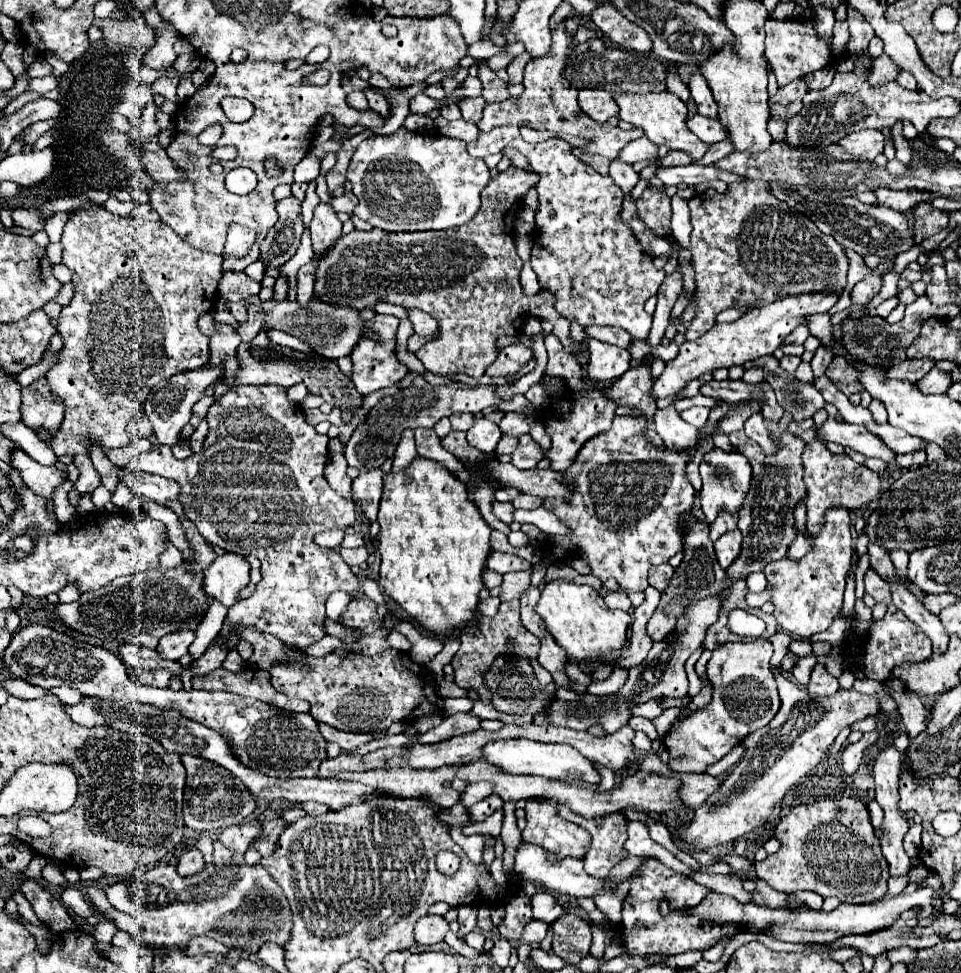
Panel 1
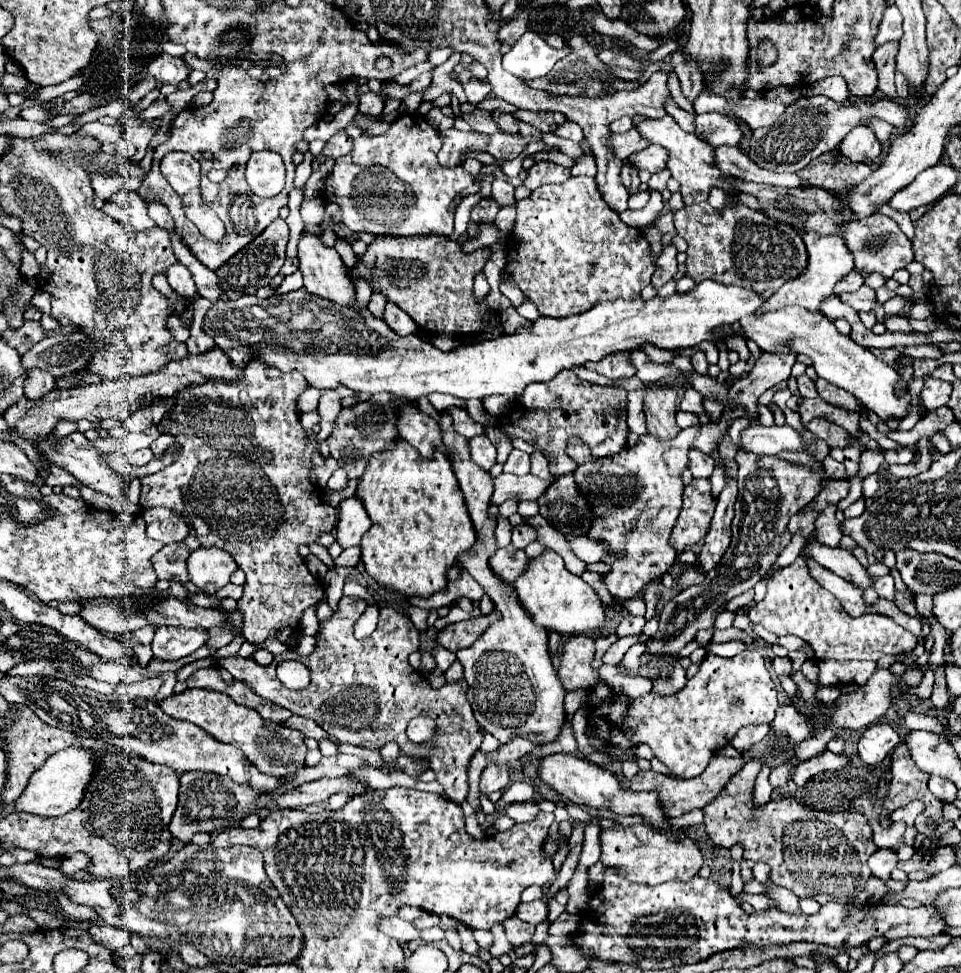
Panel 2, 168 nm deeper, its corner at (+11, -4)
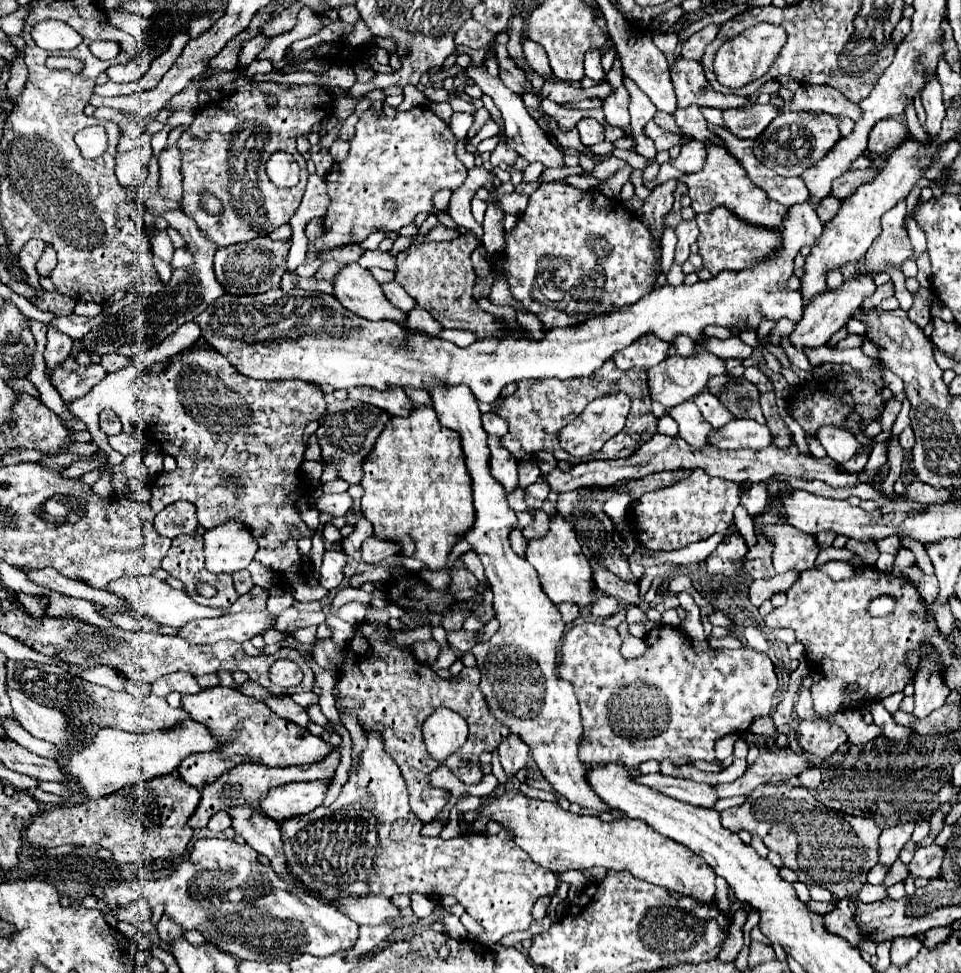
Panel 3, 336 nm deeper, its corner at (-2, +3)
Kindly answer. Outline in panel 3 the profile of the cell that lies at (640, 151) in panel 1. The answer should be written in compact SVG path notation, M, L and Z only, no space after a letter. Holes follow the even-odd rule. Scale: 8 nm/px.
M691 141L681 147L681 155L677 161L673 161L673 167L677 167L679 171L695 173L703 169L703 163L705 163L705 143Z

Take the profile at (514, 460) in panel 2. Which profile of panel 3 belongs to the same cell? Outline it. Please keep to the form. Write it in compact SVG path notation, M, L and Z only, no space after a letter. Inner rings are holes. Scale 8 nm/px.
M533 457L519 461L519 487L521 489L525 489L531 483L535 483L539 475L541 475L541 471L539 471L539 467L537 467L537 463L535 463Z

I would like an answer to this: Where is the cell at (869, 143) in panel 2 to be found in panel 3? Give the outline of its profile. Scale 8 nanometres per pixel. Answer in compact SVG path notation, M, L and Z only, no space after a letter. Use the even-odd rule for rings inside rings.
M897 119L879 121L869 133L869 151L877 155L889 153L891 149L899 147L899 143L907 139L907 135L909 135L909 127L903 121Z

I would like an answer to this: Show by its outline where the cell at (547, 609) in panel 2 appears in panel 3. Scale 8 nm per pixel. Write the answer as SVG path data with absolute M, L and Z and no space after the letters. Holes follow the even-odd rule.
M557 513L555 517L549 519L549 531L541 539L527 541L525 559L535 567L541 587L553 603L571 601L571 603L577 603L579 607L587 607L595 601L595 587L591 579L593 571L585 555L581 553L581 545L577 541L573 525L563 515Z

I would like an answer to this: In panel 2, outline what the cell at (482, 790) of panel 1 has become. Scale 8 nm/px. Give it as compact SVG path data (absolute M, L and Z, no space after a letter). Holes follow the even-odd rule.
M490 764L480 778L480 794L504 790L508 786L508 764Z

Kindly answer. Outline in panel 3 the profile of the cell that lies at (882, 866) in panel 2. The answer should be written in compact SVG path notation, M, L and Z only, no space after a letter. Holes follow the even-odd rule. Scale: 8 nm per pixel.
M875 865L875 867L867 873L867 883L871 883L871 885L881 885L883 879L885 879L885 875L887 875L887 871L889 871L889 867Z

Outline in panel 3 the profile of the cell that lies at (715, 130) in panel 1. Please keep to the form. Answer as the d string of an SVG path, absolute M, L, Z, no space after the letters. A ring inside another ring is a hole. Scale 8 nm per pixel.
M749 103L747 107L735 107L723 111L725 125L731 129L733 135L739 139L757 139L763 129L779 115L779 107L773 107L771 103Z

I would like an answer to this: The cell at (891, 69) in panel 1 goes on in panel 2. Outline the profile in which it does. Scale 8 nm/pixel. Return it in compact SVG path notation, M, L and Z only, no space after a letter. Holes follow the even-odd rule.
M888 42L888 44L882 44L876 48L874 56L872 56L872 62L878 70L878 90L896 100L896 86L894 86L894 54L898 52L898 42Z

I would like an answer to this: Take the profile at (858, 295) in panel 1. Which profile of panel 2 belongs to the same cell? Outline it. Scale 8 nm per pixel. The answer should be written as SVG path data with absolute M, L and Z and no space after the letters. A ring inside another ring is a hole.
M860 286L856 292L844 292L840 294L840 300L848 306L852 306L854 310L872 310L876 308L876 292L870 286Z

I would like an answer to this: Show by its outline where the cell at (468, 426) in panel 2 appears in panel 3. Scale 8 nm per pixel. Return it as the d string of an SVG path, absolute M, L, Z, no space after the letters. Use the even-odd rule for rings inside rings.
M483 413L481 419L483 419L483 429L485 429L489 435L503 437L503 435L507 433L507 421L501 419L497 413Z

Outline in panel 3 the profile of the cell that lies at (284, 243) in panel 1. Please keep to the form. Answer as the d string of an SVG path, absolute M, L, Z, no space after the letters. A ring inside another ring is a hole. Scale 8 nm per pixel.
M267 237L251 239L251 243L235 243L235 247L219 247L215 253L215 277L231 295L255 295L279 289L285 273L285 259L291 241L271 241Z

